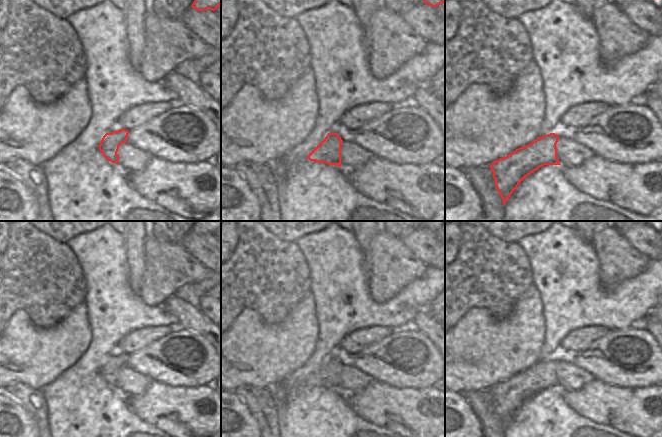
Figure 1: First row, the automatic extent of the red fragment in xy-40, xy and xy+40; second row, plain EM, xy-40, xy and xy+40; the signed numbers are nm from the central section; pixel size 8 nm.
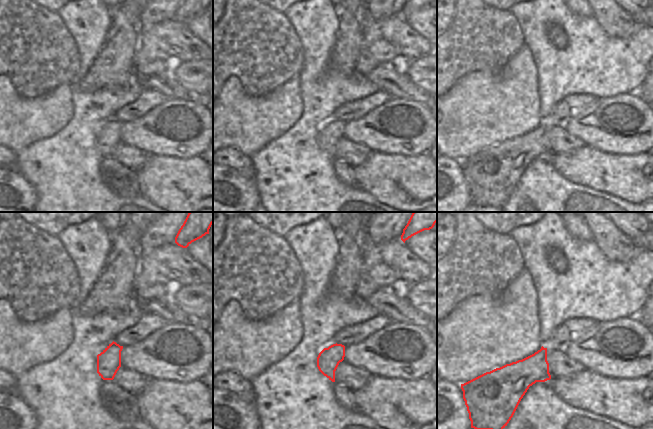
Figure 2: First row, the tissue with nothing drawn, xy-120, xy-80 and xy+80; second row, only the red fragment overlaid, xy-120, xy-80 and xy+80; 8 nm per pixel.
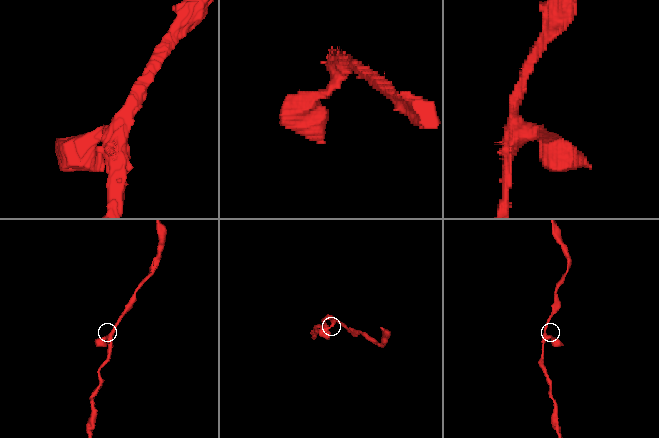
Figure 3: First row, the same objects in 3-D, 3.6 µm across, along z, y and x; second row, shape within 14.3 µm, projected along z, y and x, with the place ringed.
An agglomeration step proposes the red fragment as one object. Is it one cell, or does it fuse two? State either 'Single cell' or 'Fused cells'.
Single cell.

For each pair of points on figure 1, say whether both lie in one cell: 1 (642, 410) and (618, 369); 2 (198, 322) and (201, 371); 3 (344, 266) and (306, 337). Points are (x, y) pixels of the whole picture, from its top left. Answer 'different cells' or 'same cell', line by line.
1: different cells
2: different cells
3: different cells

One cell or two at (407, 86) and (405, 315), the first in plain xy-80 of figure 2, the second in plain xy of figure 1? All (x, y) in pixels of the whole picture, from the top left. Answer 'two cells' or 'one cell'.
two cells

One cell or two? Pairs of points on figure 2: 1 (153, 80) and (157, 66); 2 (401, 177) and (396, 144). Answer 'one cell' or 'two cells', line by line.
1: one cell
2: two cells

